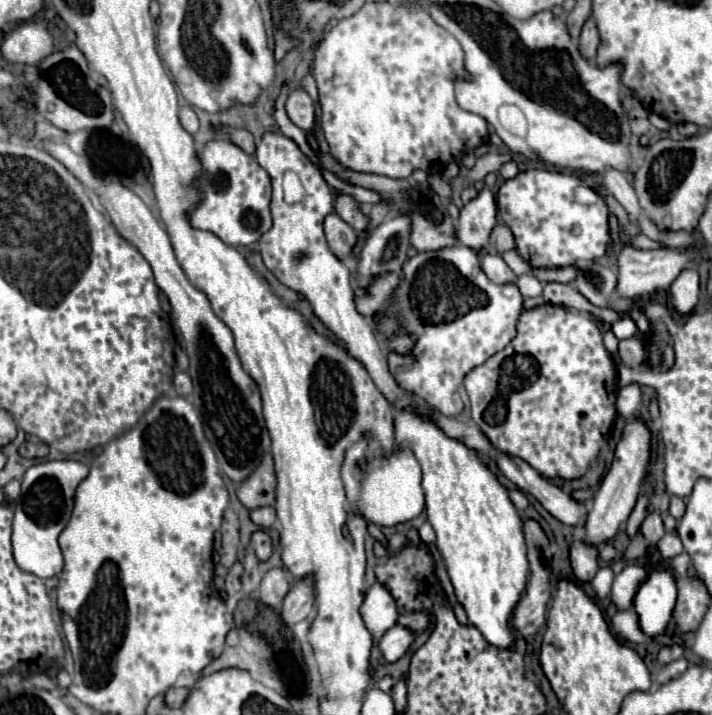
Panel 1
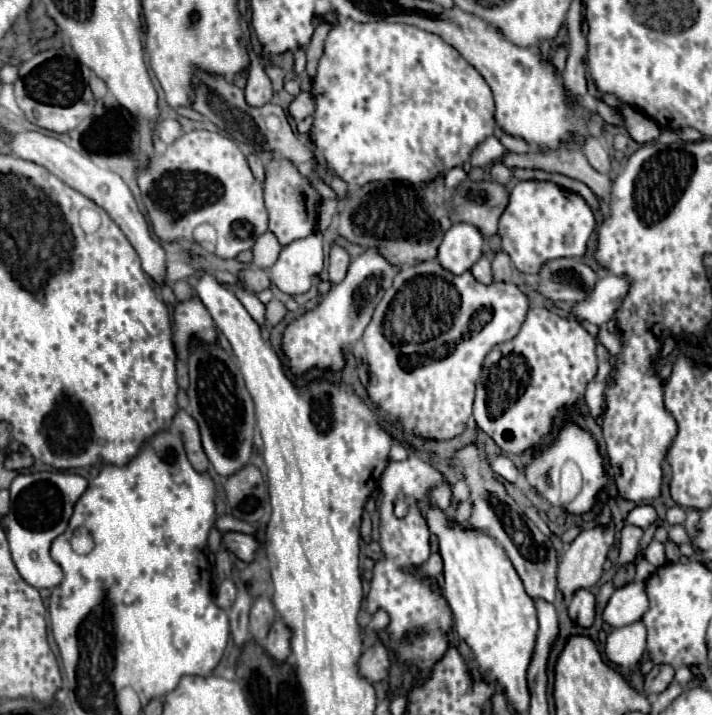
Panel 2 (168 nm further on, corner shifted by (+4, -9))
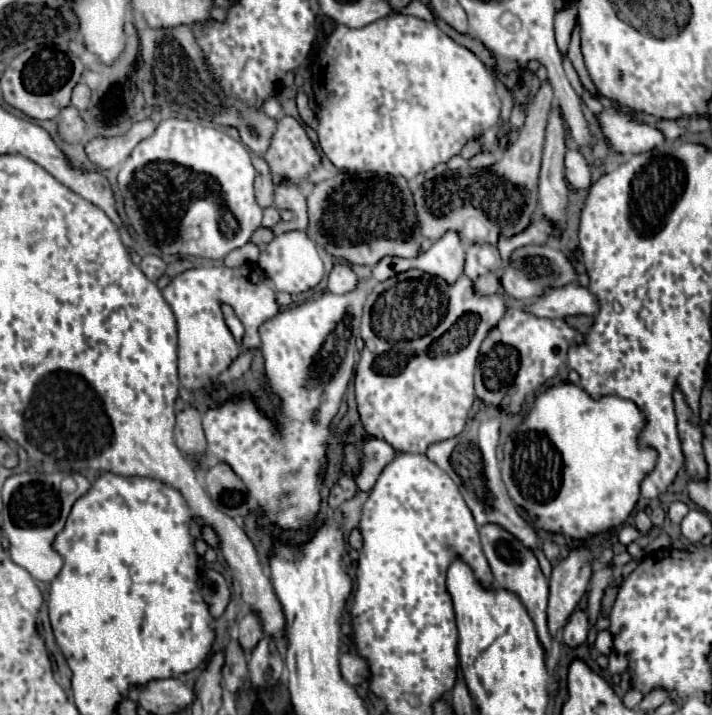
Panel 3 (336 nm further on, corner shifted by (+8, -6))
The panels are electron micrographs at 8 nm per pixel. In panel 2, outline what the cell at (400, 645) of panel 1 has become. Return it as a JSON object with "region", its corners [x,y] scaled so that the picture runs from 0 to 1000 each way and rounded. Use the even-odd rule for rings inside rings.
{"region":[[[529,898],[524,901],[521,906],[515,906],[504,923],[501,923],[501,934],[504,934],[504,943],[518,951],[518,954],[535,954],[538,948],[544,948],[546,943],[546,934],[549,934],[549,917],[546,917],[546,909]]]}

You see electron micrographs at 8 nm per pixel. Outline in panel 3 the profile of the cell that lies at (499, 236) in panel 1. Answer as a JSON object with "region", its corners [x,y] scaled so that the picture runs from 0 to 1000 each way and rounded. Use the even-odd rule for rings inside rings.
{"region":[[[681,382],[667,393],[667,404],[676,413],[692,413],[701,407],[701,401],[704,401],[704,393],[701,393],[698,382]]]}

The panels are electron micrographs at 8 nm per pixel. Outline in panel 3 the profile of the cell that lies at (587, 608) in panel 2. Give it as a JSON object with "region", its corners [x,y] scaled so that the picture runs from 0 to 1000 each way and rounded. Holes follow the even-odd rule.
{"region":[[[810,849],[791,877],[791,897],[799,905],[810,905],[824,894],[824,885],[827,885],[827,860],[822,852]]]}

